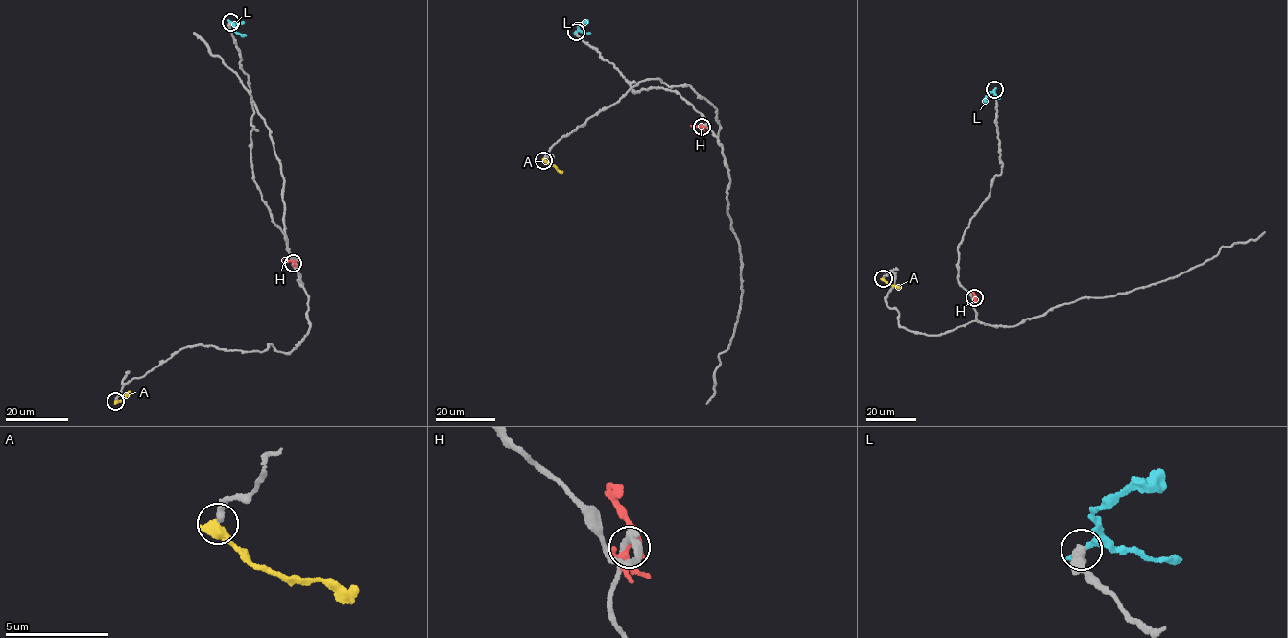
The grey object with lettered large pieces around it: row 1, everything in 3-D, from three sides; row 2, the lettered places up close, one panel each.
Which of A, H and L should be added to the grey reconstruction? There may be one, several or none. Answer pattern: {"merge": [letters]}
{"merge": ["A"]}

